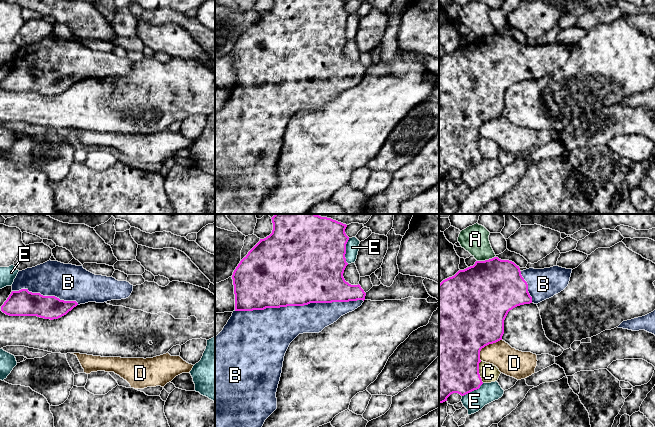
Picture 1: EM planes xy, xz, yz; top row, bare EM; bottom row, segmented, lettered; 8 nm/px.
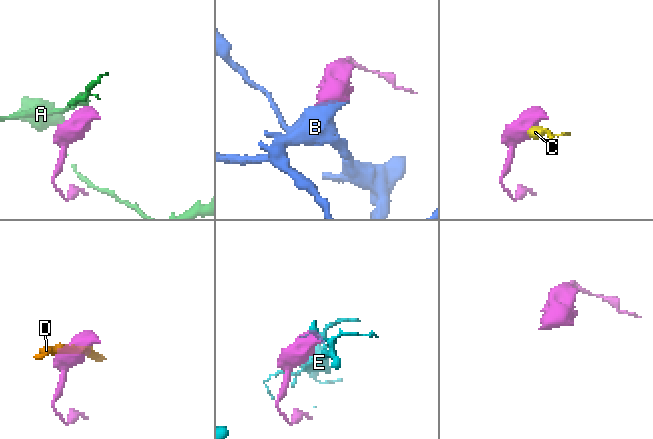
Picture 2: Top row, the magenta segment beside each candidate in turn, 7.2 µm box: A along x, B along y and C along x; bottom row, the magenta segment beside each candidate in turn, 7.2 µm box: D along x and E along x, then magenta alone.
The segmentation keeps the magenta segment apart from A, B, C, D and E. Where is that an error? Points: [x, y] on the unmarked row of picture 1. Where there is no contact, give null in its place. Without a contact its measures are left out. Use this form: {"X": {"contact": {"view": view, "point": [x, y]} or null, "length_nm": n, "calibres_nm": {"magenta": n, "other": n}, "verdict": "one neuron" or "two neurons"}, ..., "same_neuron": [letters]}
{"A": {"contact": {"view": "yz", "point": [486, 36]}, "length_nm": 160, "calibres_nm": {"magenta": 480, "other": 220}, "verdict": "two neurons"}, "B": {"contact": {"view": "xz", "point": [298, 81]}, "length_nm": 1050, "calibres_nm": {"magenta": 500, "other": 320}, "verdict": "one neuron"}, "C": {"contact": {"view": "yz", "point": [478, 148]}, "length_nm": 180, "calibres_nm": {"magenta": 480, "other": 150}, "verdict": "two neurons"}, "D": {"contact": {"view": "yz", "point": [486, 121]}, "length_nm": 240, "calibres_nm": {"magenta": 500, "other": 220}, "verdict": "two neurons"}, "E": {"contact": {"view": "xz", "point": [345, 27]}, "length_nm": 200, "calibres_nm": {"magenta": 500, "other": 110}, "verdict": "two neurons"}, "same_neuron": ["B"]}

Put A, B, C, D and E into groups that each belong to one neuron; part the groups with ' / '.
A / B / C / D / E

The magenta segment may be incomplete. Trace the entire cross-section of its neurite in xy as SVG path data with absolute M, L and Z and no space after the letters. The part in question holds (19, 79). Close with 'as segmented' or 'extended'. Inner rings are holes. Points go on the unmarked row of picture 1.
M49 36L18 48L12 60L12 68L1 82L1 87L9 92L37 92L53 96L66 91L77 81L126 75L132 67L133 61L127 57L95 51L84 45L82 41Z; extended

